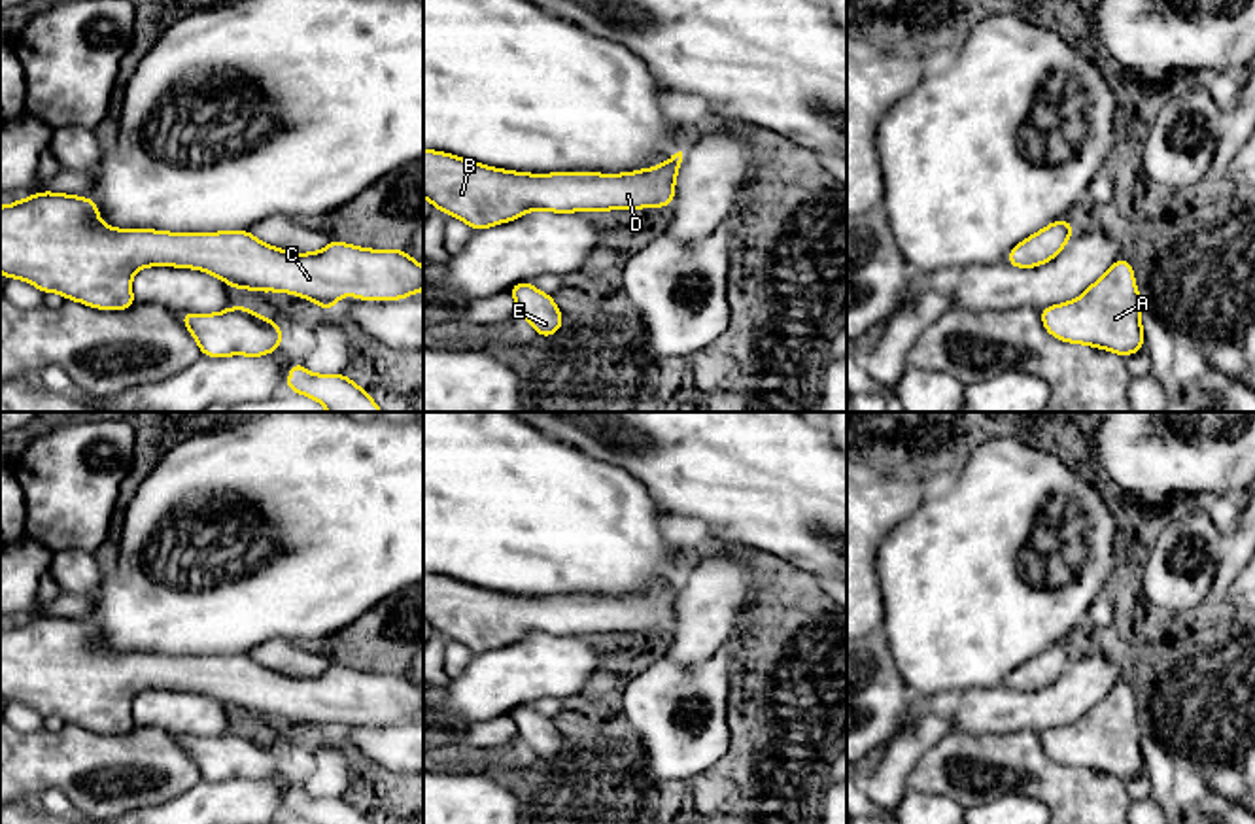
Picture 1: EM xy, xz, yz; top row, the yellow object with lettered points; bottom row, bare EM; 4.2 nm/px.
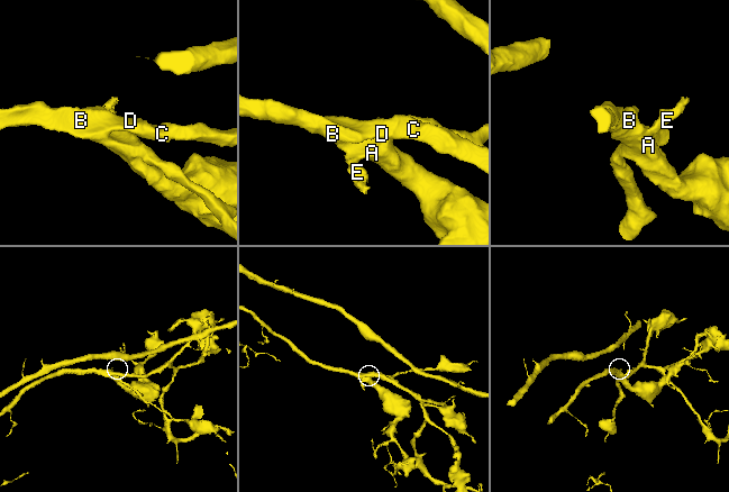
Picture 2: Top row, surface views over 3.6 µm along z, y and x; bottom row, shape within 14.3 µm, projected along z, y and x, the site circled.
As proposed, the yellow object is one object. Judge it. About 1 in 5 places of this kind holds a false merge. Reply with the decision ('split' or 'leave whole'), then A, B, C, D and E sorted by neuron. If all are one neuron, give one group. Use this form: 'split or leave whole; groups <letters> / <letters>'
leave whole; groups A B C D E

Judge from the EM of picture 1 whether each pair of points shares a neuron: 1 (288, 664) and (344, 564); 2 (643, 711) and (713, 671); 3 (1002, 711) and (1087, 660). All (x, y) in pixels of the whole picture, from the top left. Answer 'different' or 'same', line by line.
1: different
2: same
3: same

